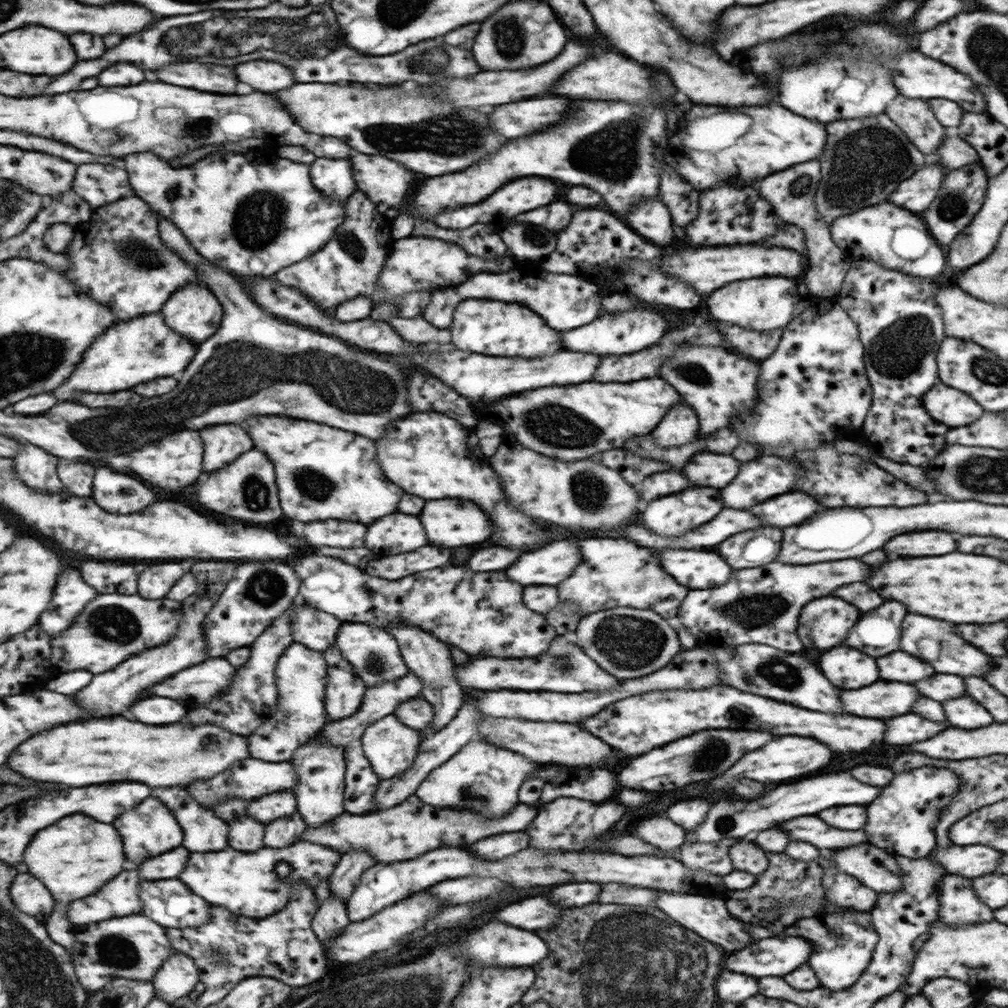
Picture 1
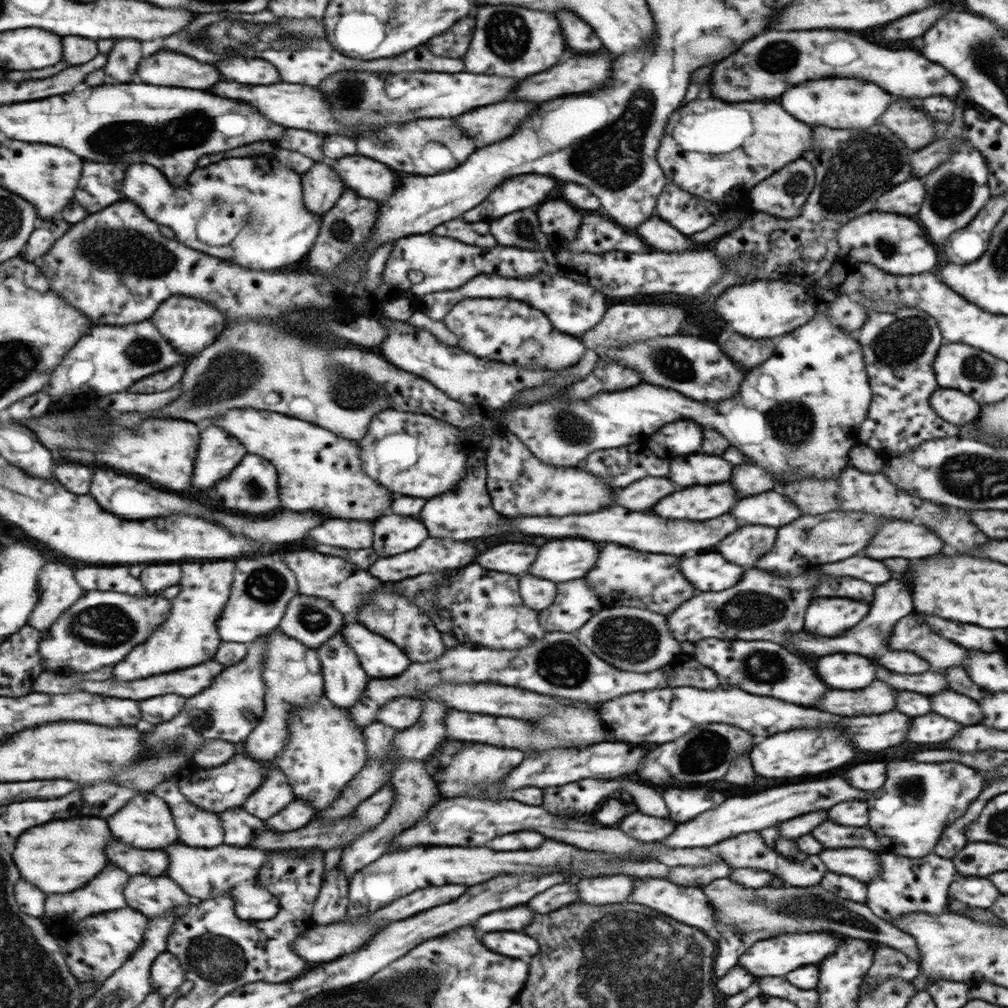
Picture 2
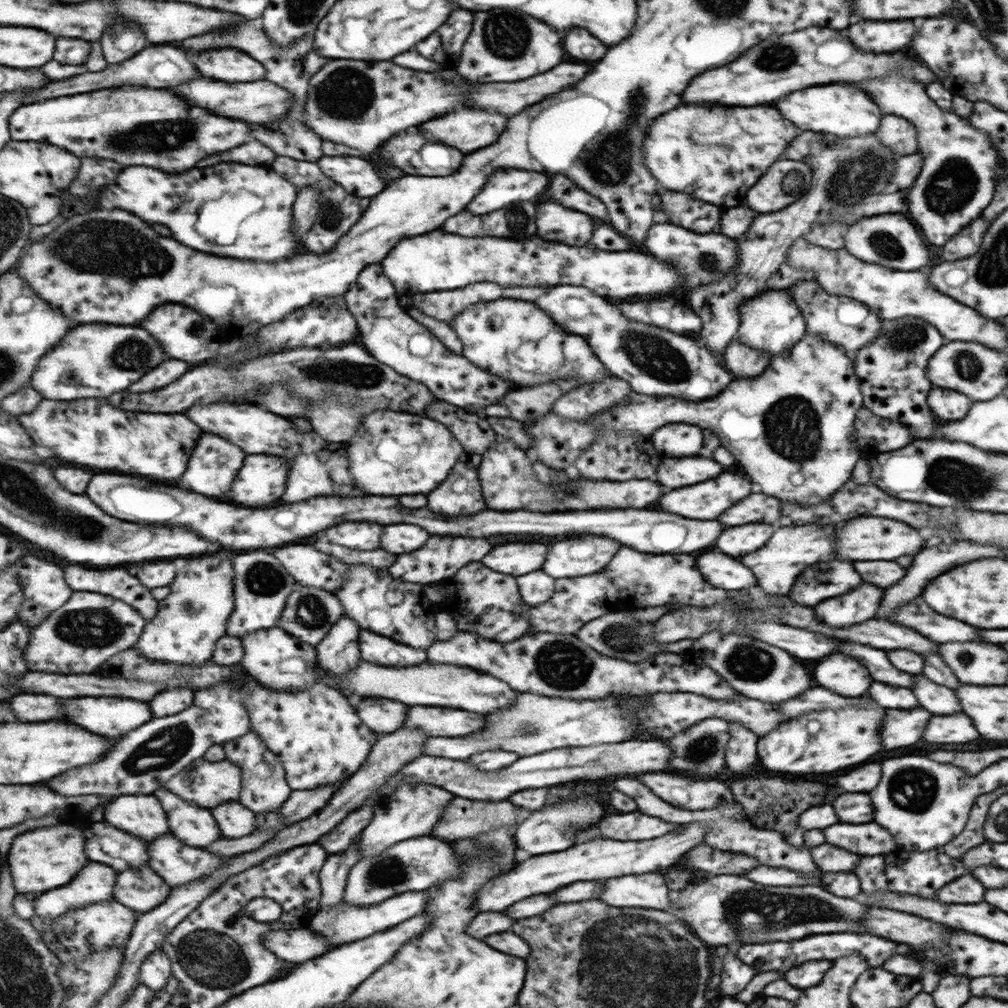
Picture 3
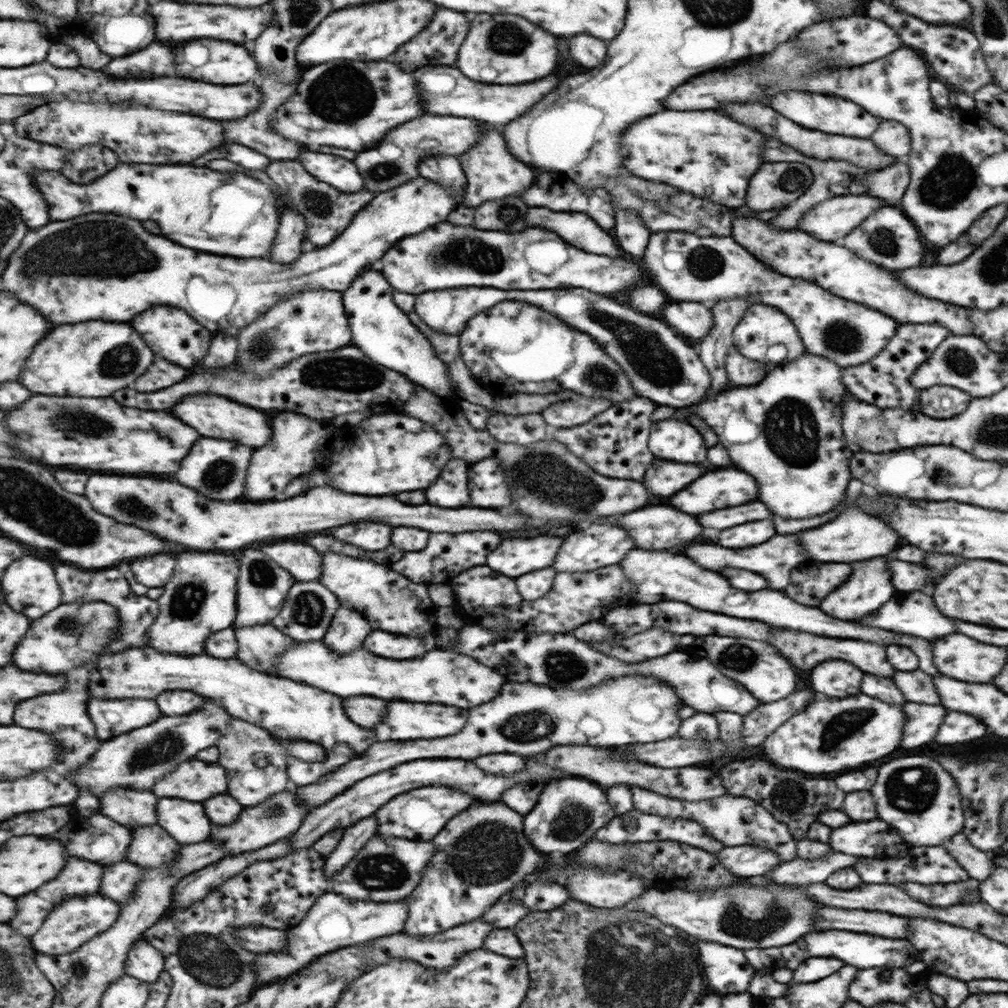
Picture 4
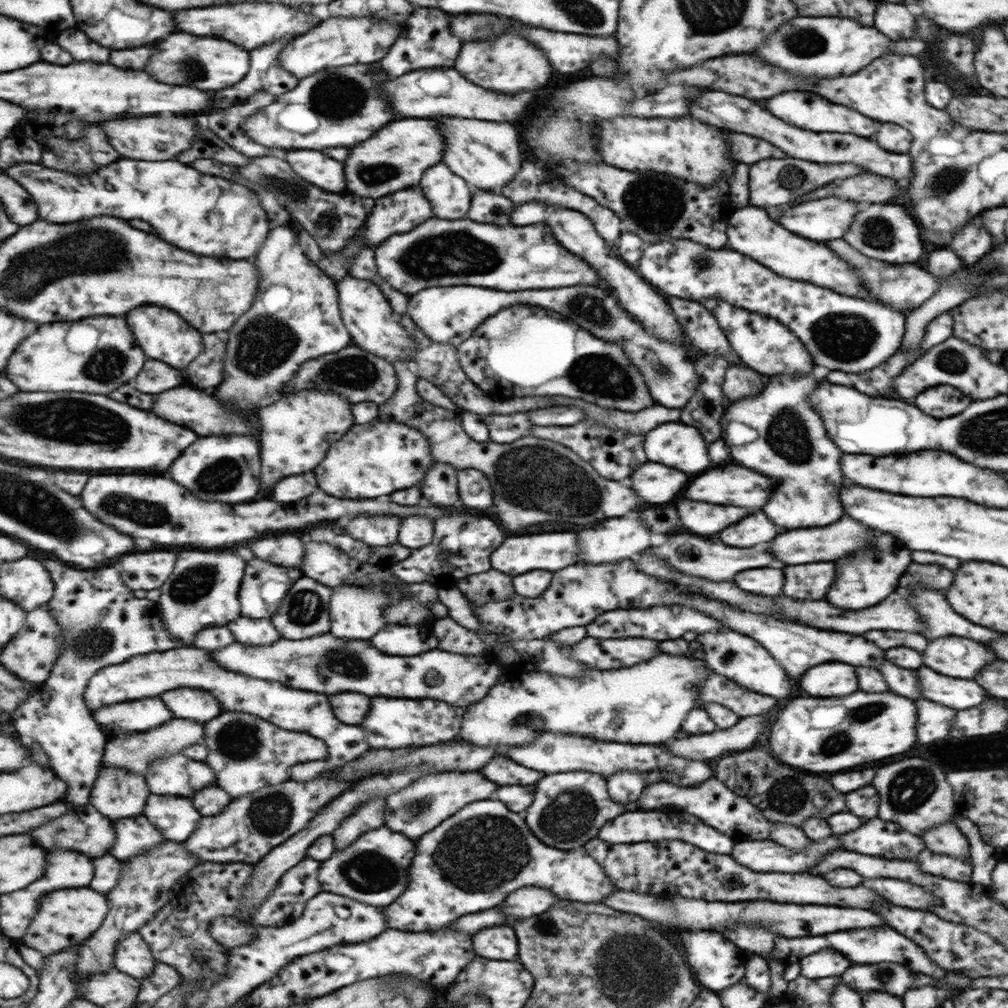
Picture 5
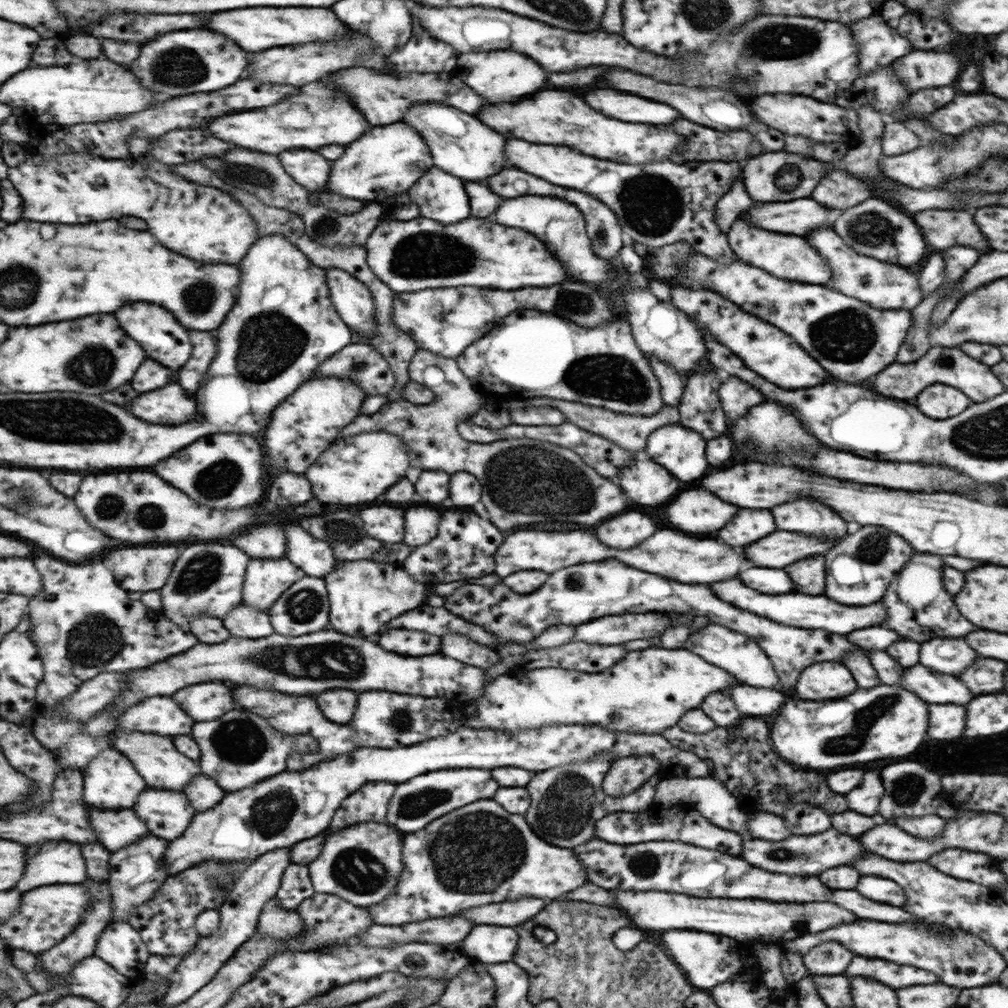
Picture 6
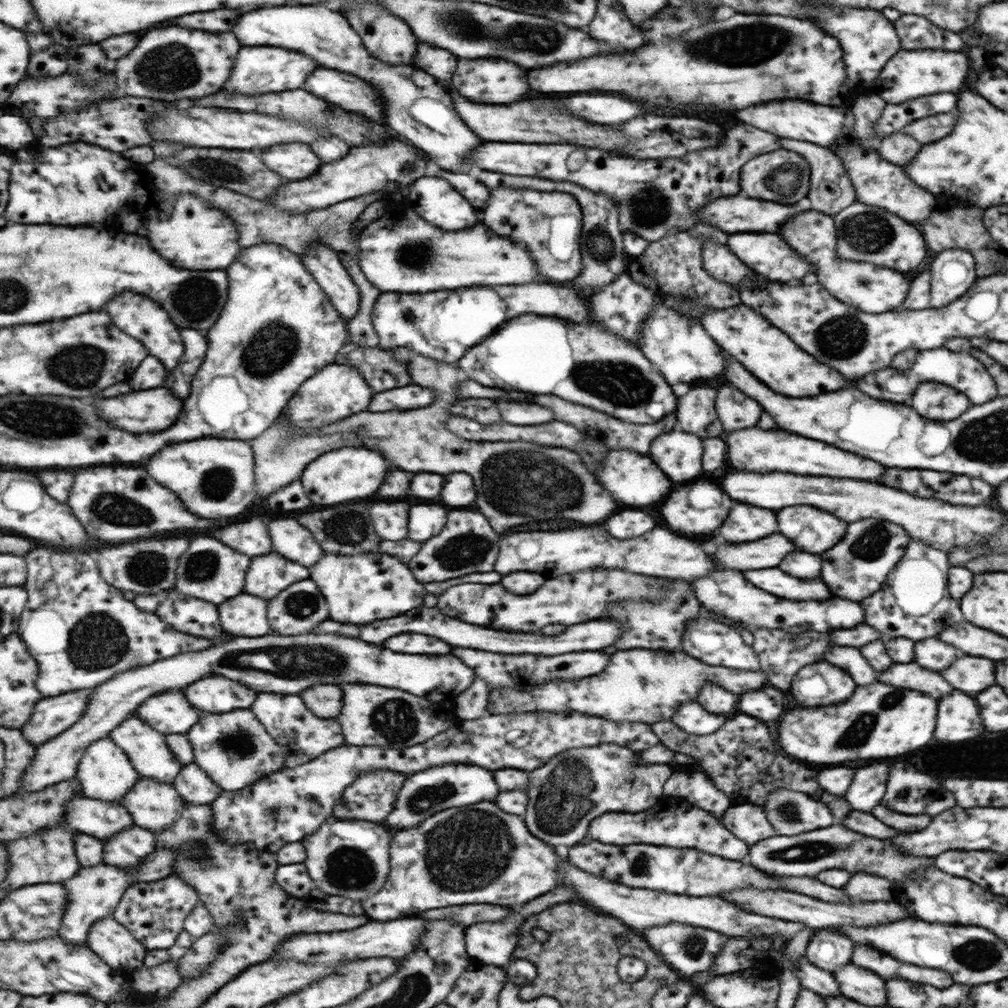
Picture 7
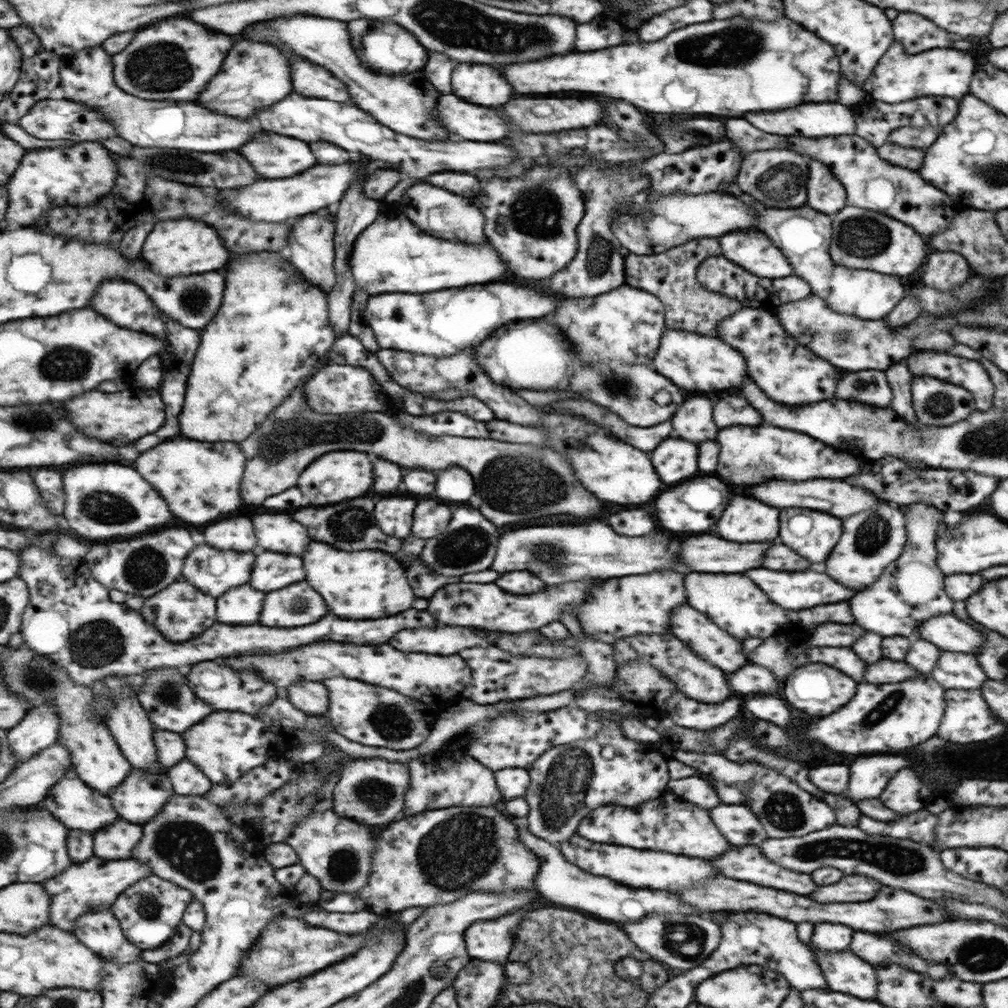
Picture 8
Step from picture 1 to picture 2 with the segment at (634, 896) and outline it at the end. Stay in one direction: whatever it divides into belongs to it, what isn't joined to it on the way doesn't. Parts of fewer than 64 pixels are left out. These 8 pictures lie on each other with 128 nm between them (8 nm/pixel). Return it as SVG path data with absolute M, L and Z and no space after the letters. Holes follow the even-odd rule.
M623 874L583 878L575 881L579 900L590 905L627 903L633 892L633 879Z

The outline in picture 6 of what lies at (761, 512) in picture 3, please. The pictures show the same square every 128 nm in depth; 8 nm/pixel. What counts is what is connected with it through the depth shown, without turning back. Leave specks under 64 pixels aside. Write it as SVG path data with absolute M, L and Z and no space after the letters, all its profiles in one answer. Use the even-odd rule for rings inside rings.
M699 488L677 494L669 506L671 506L671 524L677 530L693 534L719 530L737 512L735 506L729 506L723 500Z

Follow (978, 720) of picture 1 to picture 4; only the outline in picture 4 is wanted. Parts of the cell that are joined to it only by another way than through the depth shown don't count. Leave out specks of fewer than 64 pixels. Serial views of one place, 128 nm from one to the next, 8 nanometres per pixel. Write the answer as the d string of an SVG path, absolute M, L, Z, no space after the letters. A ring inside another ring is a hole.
M921 670L895 672L893 682L903 692L905 700L909 700L909 702L931 704L931 706L939 706L941 704L931 678L925 672L921 672Z

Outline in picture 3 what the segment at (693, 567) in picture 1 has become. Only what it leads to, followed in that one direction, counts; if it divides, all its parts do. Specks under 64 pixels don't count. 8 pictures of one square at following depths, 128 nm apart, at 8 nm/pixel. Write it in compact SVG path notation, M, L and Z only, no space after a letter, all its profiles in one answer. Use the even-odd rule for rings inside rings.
M719 552L699 556L699 574L703 574L711 586L721 590L745 590L755 582L751 570Z

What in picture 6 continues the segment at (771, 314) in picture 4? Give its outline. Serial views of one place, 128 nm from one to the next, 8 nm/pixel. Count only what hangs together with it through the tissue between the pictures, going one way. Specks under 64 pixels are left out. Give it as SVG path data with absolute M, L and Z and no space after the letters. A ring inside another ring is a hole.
M671 287L670 294L669 302L673 303L673 306L678 307L687 316L701 321L717 342L739 357L749 371L755 372L766 381L785 390L806 389L821 382L829 382L829 373L823 370L799 343L785 331L779 330L779 327L760 319L758 315L747 314L747 311L723 299L721 295L701 288Z

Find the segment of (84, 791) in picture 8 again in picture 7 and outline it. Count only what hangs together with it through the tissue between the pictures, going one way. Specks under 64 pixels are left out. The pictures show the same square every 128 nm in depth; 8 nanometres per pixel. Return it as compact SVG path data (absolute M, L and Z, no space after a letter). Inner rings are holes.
M83 794L67 804L67 821L77 832L109 840L135 824L126 806L109 800L95 800Z

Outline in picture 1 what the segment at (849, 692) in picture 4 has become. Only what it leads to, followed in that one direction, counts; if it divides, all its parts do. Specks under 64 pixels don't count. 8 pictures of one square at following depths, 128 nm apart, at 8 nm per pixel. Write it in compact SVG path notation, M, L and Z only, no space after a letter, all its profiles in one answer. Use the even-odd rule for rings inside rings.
M837 646L821 654L819 666L823 666L823 674L827 674L835 686L845 690L857 690L877 680L875 660L847 646Z

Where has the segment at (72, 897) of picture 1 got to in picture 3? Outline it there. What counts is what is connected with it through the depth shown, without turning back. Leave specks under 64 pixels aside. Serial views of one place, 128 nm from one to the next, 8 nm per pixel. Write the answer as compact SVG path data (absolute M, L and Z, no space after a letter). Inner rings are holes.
M59 824L49 828L35 828L19 838L15 838L15 846L9 854L11 870L15 870L15 886L19 886L17 894L31 892L49 892L53 888L61 888L69 884L91 860L85 854L87 836L85 830L77 830L73 824Z

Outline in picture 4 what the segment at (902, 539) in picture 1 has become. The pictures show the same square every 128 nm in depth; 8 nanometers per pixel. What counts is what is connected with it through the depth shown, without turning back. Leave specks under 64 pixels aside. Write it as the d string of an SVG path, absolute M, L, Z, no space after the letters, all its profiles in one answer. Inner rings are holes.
M847 506L843 516L837 516L837 520L831 520L819 528L807 530L807 538L803 538L803 546L807 546L807 554L813 560L819 562L857 562L857 560L869 560L875 556L885 556L899 546L899 536L895 530L891 530L885 522L879 518L863 514L859 508Z

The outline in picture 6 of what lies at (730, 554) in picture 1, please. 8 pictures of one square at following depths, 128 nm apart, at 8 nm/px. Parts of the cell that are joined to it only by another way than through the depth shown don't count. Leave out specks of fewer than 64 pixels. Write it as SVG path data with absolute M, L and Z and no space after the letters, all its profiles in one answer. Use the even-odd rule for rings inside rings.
M737 510L737 516L733 516L717 536L729 546L745 546L771 532L775 532L775 526L769 510Z

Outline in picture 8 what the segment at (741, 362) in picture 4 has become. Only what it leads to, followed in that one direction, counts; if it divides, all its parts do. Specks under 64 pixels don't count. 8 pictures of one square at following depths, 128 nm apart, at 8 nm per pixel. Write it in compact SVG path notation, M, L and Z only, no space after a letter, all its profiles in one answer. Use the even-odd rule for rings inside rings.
M723 393L723 398L719 402L712 403L713 422L719 428L727 428L737 424L749 424L749 426L759 425L762 422L761 415L757 414L756 410L749 404L743 404L744 398L735 394Z

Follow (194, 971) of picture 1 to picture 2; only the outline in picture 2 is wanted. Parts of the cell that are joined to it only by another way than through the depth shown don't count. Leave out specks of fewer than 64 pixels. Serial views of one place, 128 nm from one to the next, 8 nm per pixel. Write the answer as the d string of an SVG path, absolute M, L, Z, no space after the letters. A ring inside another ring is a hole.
M168 950L160 954L151 968L151 985L154 992L165 998L176 995L188 984L181 960Z

